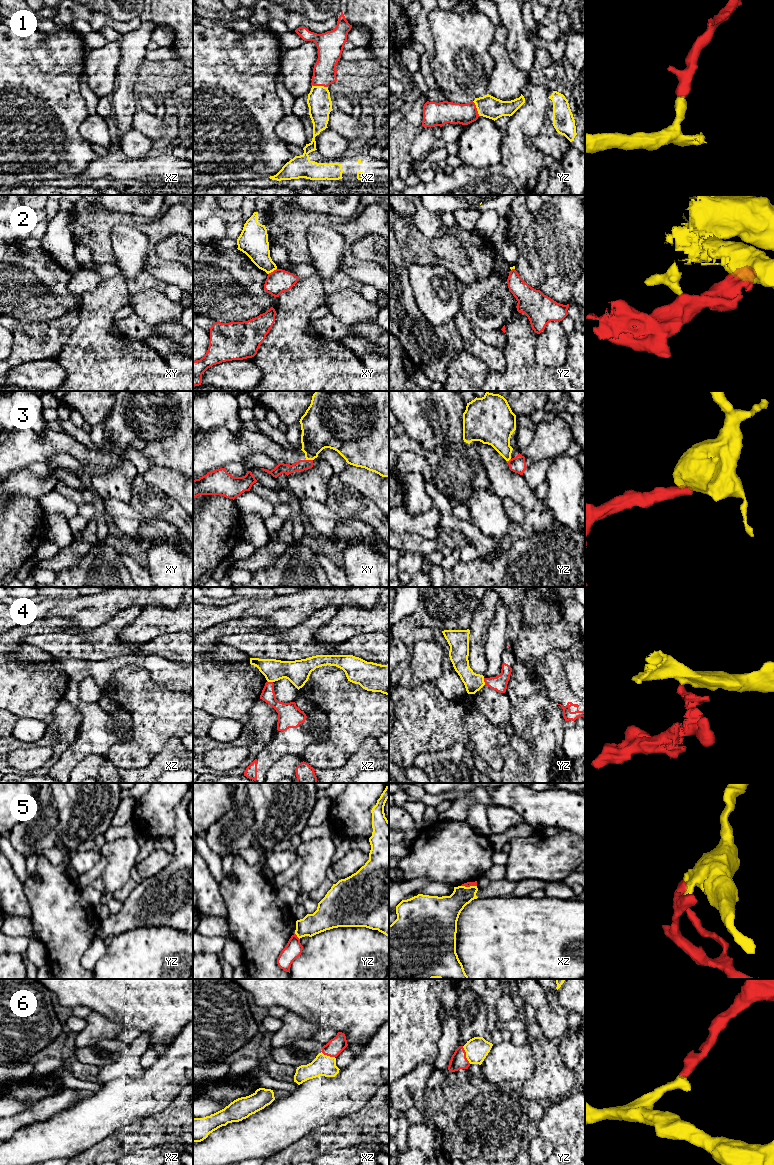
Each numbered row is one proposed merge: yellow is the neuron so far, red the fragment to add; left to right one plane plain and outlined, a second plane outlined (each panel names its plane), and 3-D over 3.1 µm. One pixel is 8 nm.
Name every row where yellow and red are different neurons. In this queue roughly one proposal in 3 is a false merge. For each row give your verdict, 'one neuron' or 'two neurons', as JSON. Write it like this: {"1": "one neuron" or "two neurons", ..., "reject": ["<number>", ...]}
{"1": "one neuron", "2": "two neurons", "3": "two neurons", "4": "two neurons", "5": "two neurons", "6": "one neuron", "reject": ["2", "3", "4", "5"]}

